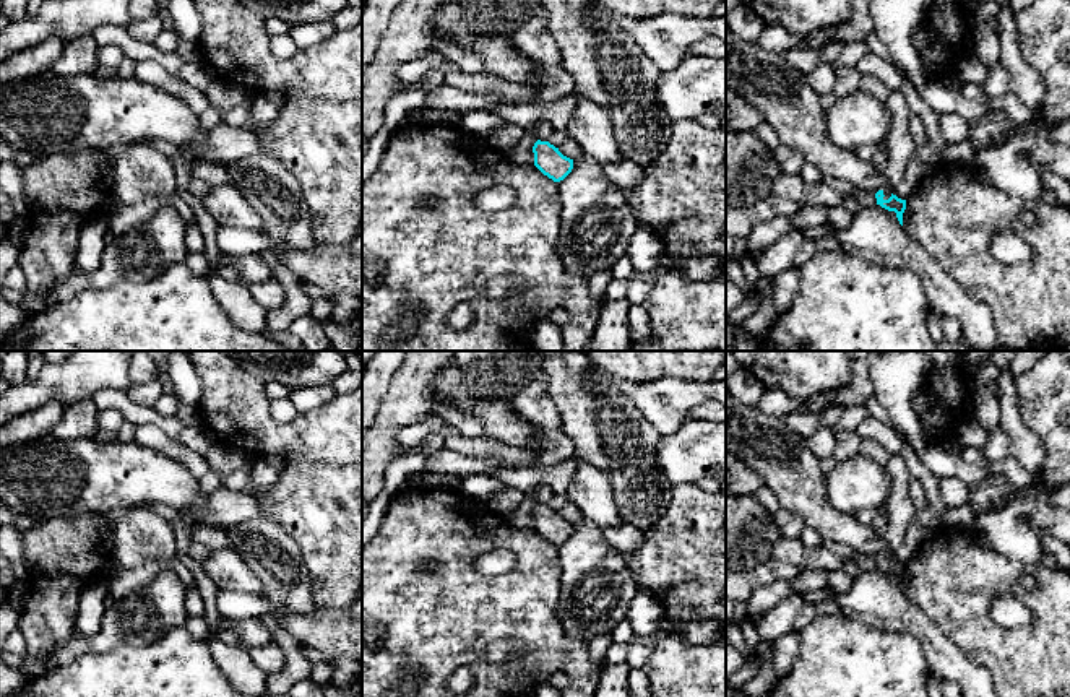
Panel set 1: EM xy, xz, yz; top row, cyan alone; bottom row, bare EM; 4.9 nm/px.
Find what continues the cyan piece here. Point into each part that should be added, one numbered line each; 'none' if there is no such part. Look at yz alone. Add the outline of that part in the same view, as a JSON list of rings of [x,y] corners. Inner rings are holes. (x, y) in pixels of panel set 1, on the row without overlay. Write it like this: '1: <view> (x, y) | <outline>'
1: yz (781, 457) | [[[726,390],[726,452],[755,470],[762,476],[763,486],[776,496],[779,507],[799,515],[823,541],[848,544],[857,554],[874,559],[882,554],[883,564],[891,561],[885,535],[878,536],[870,525],[862,525],[856,515],[846,515],[830,504],[825,487],[826,473],[809,448],[807,439],[791,431],[783,418],[745,406],[729,390]]]

